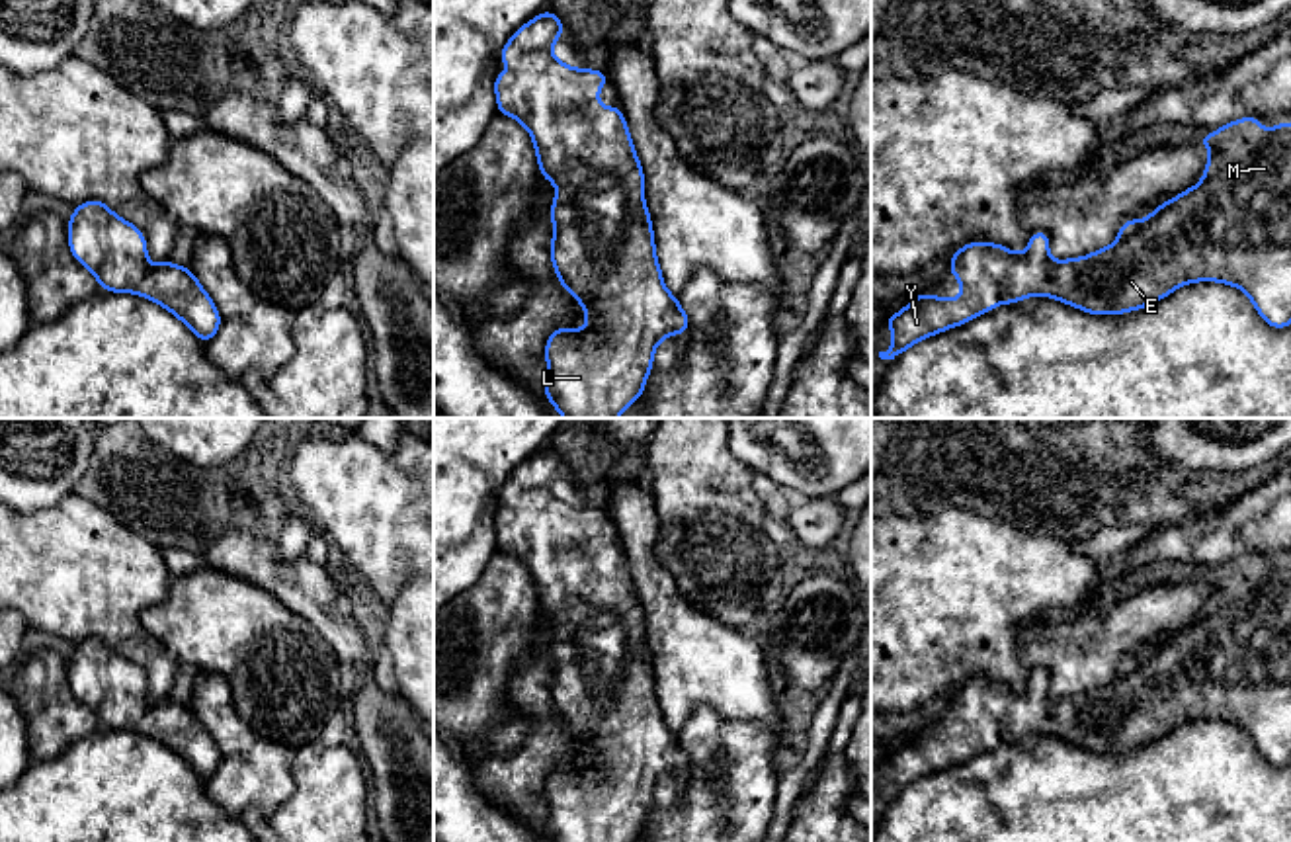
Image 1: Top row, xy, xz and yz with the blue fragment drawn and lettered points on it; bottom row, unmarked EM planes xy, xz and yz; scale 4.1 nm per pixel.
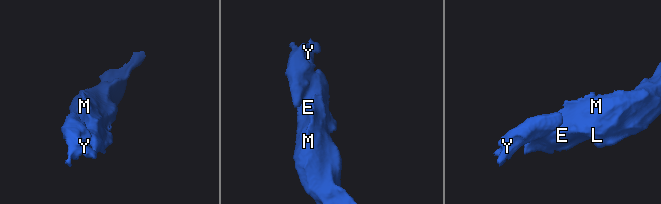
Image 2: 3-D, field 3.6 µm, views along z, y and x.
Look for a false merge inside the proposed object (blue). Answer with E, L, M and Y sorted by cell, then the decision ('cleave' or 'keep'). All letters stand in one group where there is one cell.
E L M Y | keep

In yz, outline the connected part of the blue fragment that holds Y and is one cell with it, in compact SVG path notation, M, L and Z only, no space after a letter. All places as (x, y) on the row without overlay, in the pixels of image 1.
M1242 555L1203 572L1211 588L1201 619L1158 643L1146 656L1129 656L1117 678L1082 695L1055 699L1049 674L1035 668L1023 692L992 680L969 680L951 694L949 709L963 731L949 738L928 731L891 752L893 783L879 789L895 797L916 779L965 762L996 742L1043 733L1090 752L1121 752L1148 744L1182 723L1221 719L1242 727L1258 752L1273 766L1291 762L1291 561L1262 567L1260 555Z

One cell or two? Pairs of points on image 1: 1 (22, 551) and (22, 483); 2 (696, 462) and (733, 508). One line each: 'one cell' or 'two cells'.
1: two cells
2: one cell

